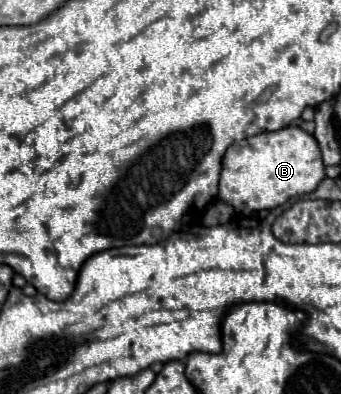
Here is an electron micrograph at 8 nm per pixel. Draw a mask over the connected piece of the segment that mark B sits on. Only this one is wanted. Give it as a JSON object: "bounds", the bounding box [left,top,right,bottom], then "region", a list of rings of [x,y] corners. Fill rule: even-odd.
{"bounds":[218,126,324,216],"region":[[[286,126],[276,132],[258,132],[228,146],[222,158],[218,198],[238,214],[244,214],[246,204],[246,216],[250,216],[258,210],[272,210],[292,196],[312,192],[324,176],[324,162],[314,136],[298,126]]]}

